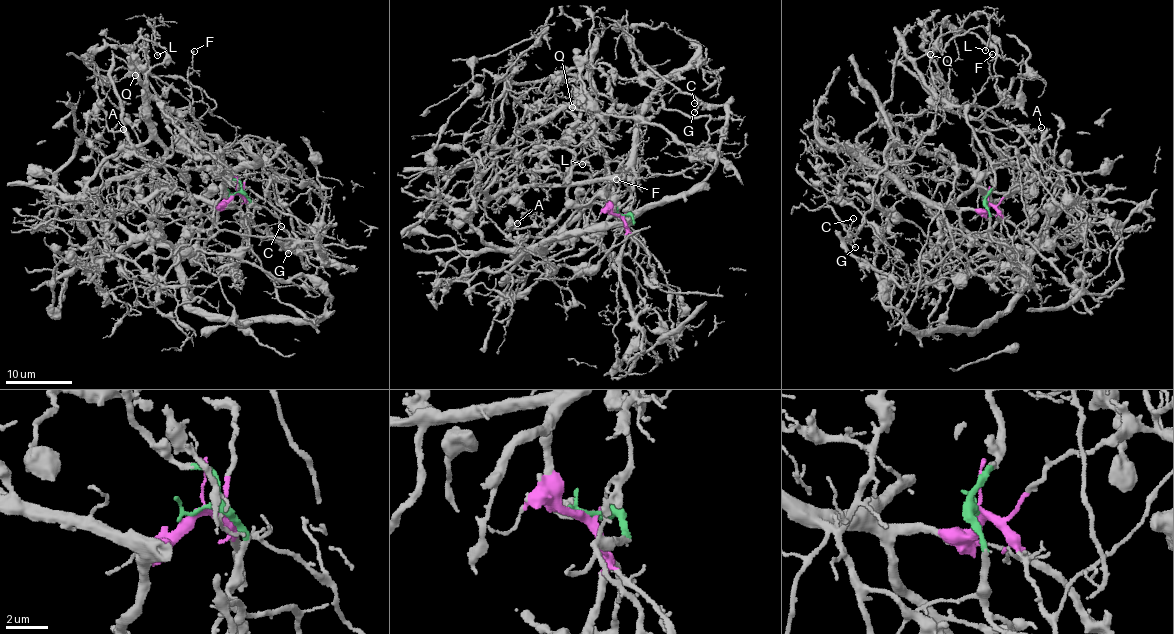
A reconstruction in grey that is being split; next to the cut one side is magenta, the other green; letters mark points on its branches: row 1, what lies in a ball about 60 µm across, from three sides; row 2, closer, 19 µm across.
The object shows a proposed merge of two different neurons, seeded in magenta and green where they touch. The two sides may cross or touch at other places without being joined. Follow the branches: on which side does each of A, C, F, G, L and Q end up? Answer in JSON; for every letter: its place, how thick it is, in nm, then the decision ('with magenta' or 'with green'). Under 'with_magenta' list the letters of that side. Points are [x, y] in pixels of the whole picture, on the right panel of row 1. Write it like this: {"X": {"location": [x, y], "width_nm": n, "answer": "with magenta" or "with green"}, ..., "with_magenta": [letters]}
{"A": {"location": [1041, 127], "width_nm": 140, "answer": "with magenta"}, "C": {"location": [853, 218], "width_nm": 100, "answer": "with magenta"}, "F": {"location": [992, 54], "width_nm": 150, "answer": "with green"}, "G": {"location": [855, 247], "width_nm": 160, "answer": "with magenta"}, "L": {"location": [985, 50], "width_nm": 150, "answer": "with green"}, "Q": {"location": [930, 54], "width_nm": 130, "answer": "with green"}, "with_magenta": ["A", "C", "G"]}

